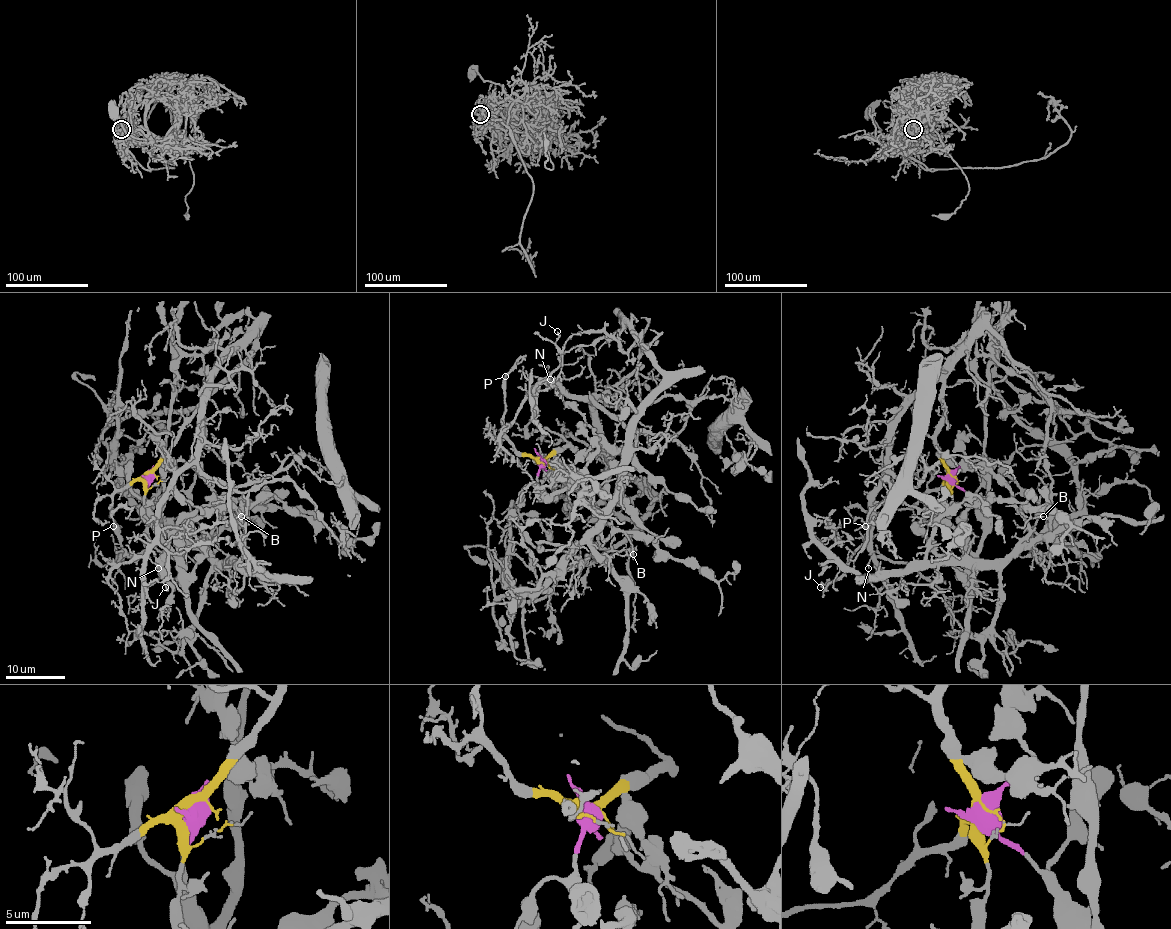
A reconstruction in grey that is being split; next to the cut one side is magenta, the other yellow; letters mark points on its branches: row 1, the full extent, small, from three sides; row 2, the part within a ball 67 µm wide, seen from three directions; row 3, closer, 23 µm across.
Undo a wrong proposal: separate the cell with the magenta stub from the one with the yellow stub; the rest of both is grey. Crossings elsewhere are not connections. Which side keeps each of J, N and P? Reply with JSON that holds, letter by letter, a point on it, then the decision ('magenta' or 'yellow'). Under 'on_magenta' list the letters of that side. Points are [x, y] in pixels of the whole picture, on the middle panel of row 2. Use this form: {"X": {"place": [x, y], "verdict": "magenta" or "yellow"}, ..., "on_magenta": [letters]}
{"J": {"place": [557, 331], "verdict": "yellow"}, "N": {"place": [550, 379], "verdict": "yellow"}, "P": {"place": [505, 376], "verdict": "yellow"}, "on_magenta": []}

